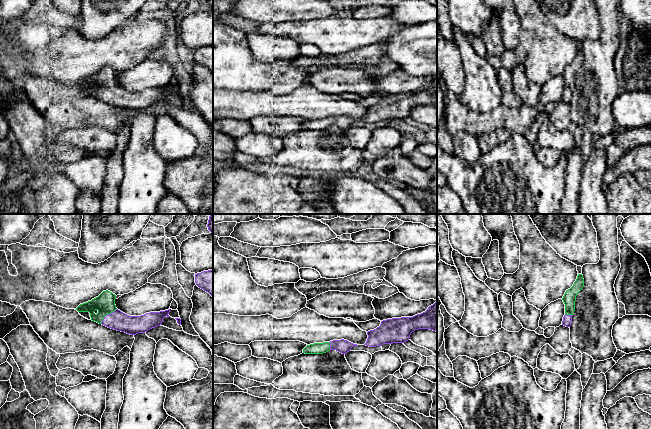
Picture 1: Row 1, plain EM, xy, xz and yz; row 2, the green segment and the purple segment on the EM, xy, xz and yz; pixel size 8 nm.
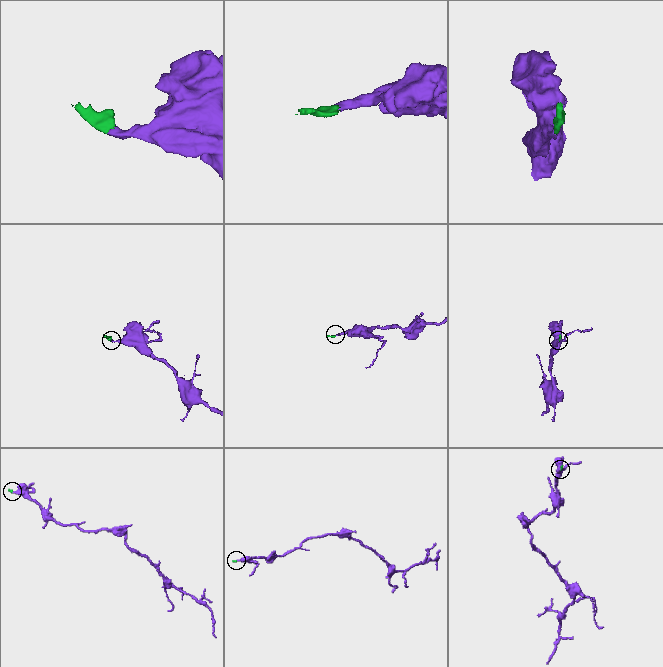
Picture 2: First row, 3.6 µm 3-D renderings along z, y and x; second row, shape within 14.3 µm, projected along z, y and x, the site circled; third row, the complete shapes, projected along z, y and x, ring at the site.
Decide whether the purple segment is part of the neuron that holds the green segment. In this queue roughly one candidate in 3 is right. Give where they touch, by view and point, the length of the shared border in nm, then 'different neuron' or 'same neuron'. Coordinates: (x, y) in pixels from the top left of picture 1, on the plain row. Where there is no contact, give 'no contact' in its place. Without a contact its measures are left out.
xy (107, 89) | 180 nm | same neuron

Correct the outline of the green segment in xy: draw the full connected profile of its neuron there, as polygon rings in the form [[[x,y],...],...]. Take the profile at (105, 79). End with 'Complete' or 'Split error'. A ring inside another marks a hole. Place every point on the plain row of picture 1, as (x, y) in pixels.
[[[106,66],[91,77],[80,80],[76,86],[89,88],[92,97],[130,111],[145,109],[160,102],[164,93],[170,93],[170,85],[141,92],[129,92],[116,84],[115,75],[116,71]]]. Split error

